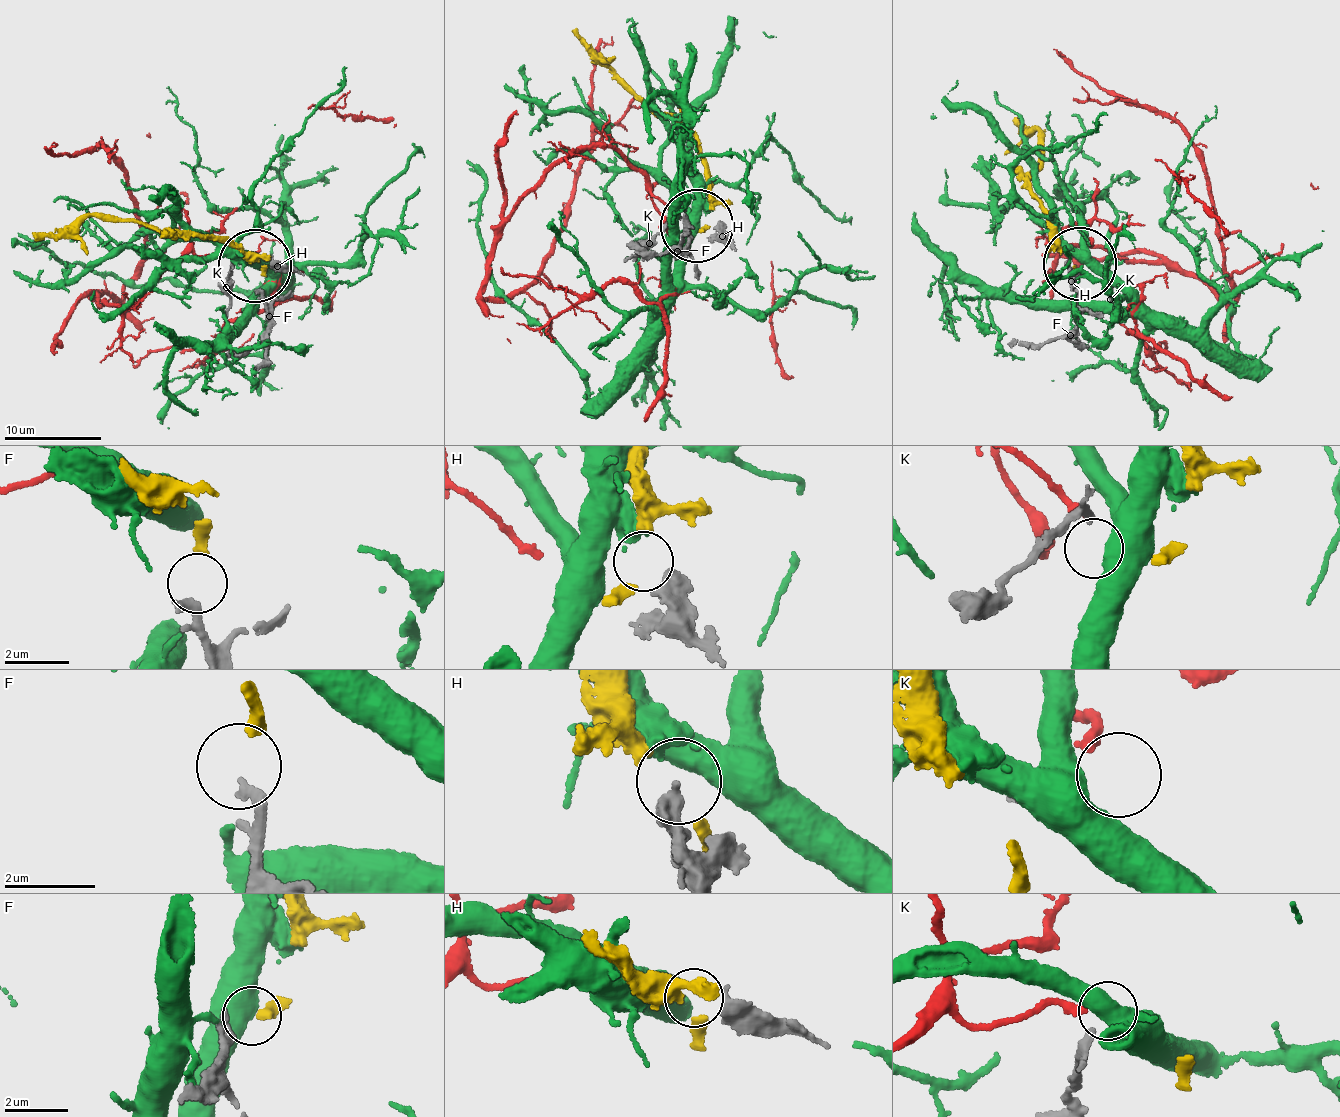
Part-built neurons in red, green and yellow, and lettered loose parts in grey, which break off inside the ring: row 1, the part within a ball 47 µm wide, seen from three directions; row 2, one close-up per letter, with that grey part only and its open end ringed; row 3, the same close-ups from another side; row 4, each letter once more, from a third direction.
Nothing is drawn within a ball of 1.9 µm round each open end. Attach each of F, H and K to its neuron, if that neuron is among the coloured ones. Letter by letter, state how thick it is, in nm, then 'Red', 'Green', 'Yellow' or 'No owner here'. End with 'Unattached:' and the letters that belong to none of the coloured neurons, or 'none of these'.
F: Thickness 200 nm. Yellow
H: Thickness 550 nm. Green
K: Thickness 180 nm. No owner here
Unattached: K

